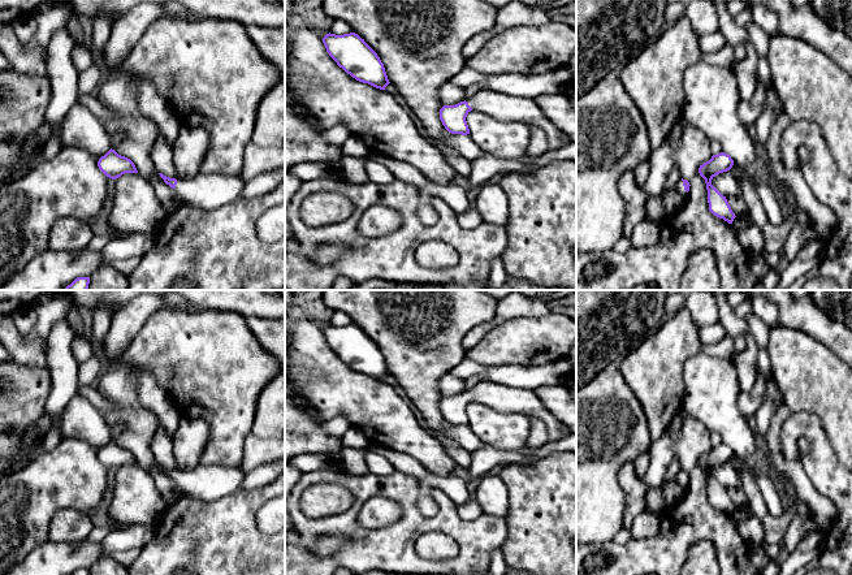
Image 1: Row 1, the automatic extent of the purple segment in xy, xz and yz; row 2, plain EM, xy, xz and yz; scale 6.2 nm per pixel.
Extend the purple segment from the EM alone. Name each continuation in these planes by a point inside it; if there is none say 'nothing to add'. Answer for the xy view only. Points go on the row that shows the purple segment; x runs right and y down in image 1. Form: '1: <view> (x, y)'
1: xy (211, 190)

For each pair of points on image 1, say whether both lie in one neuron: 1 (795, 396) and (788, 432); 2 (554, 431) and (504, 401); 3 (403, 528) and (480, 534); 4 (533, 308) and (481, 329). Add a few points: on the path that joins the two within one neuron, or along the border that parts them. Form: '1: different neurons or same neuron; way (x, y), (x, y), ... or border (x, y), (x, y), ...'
1: different neurons; border (791, 411), (813, 413), (821, 423)
2: same neuron; way (545, 416), (530, 403), (518, 401)
3: same neuron; way (423, 524), (452, 524), (461, 531)
4: same neuron; way (520, 308), (507, 308), (494, 321)

